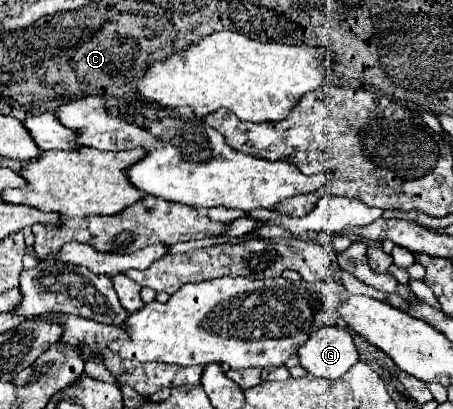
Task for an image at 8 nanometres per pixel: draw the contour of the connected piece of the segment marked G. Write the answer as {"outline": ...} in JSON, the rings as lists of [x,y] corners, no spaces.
{"outline":[[[329,326],[317,330],[297,352],[299,364],[313,376],[339,378],[357,360],[359,352],[355,342],[343,326]]]}

